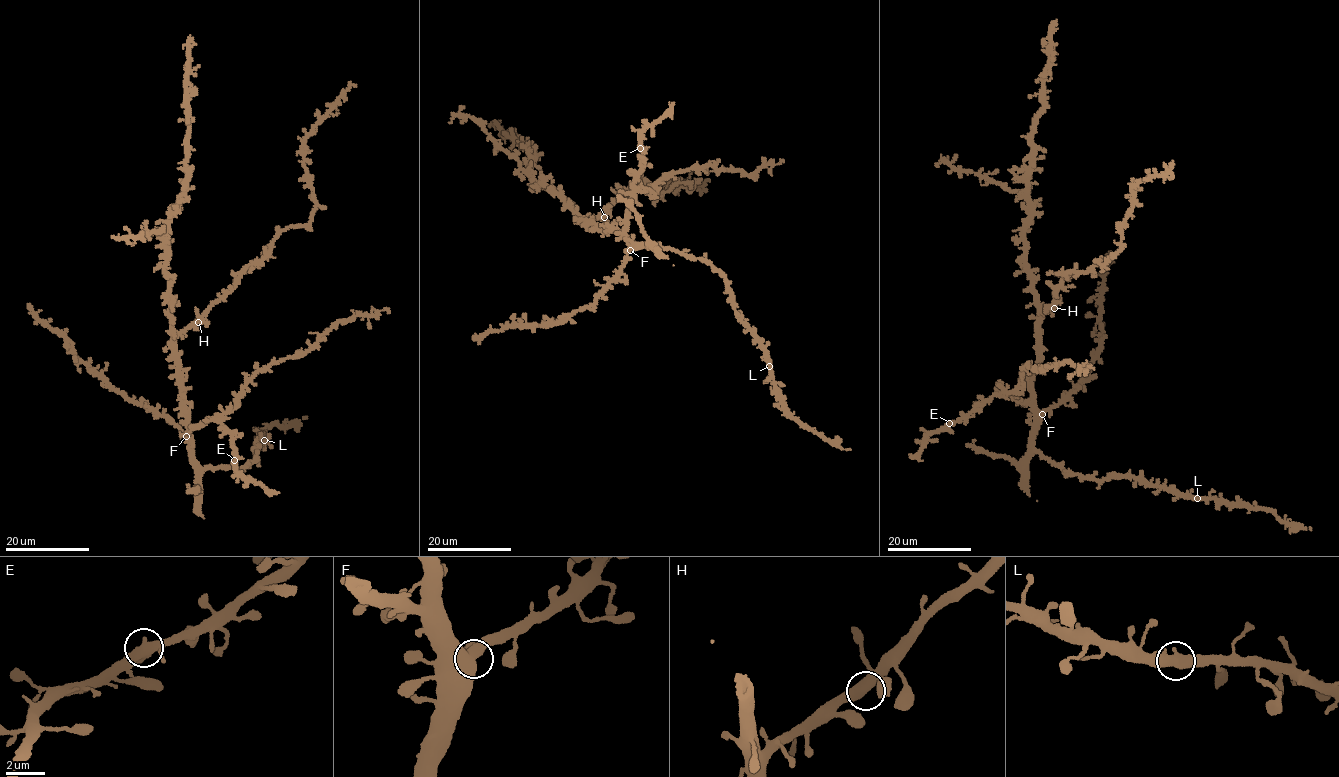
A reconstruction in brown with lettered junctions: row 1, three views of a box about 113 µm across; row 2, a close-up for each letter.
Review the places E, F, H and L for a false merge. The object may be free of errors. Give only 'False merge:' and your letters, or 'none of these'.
False merge: none of these

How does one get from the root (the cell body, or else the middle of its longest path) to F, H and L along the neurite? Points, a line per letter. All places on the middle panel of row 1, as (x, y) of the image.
F: (606, 232), (617, 231), (626, 240), (630, 250)
H: (606, 232), (584, 219), (604, 217)
L: (606, 232), (617, 231), (639, 248), (658, 245), (705, 260), (723, 277), (735, 314), (756, 334), (770, 366)

